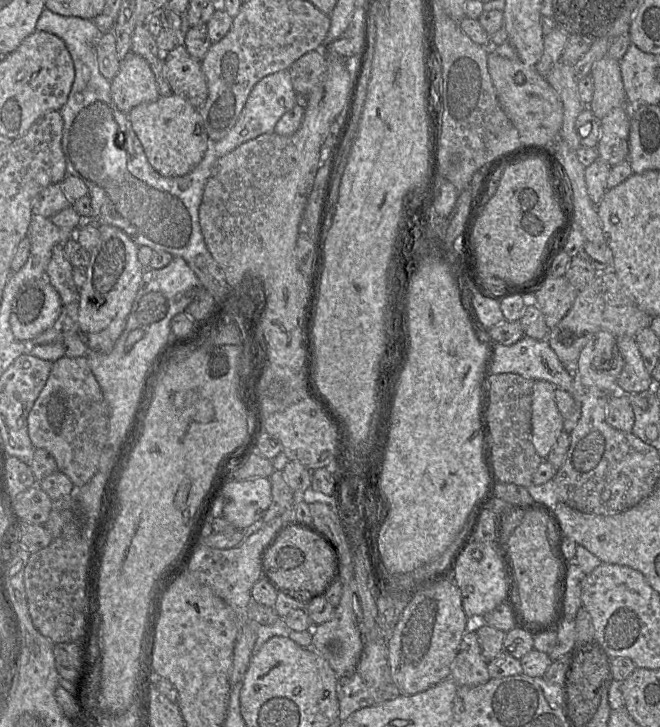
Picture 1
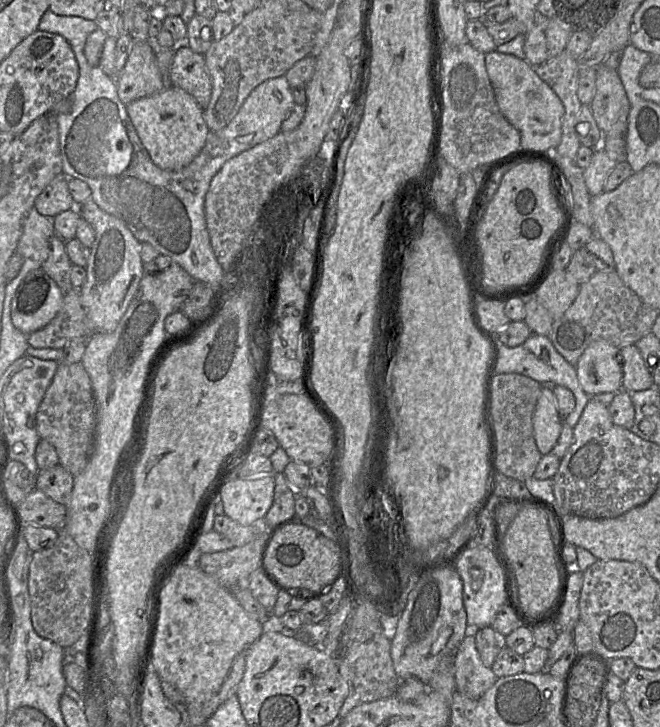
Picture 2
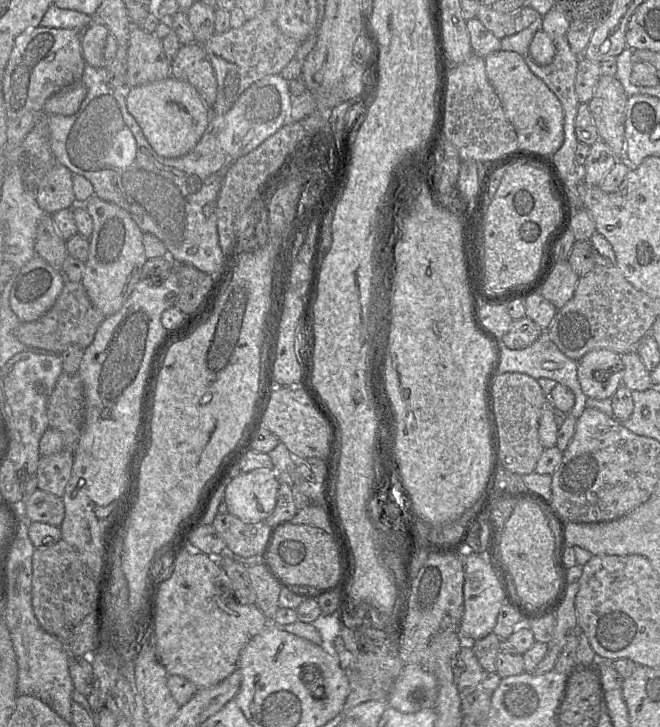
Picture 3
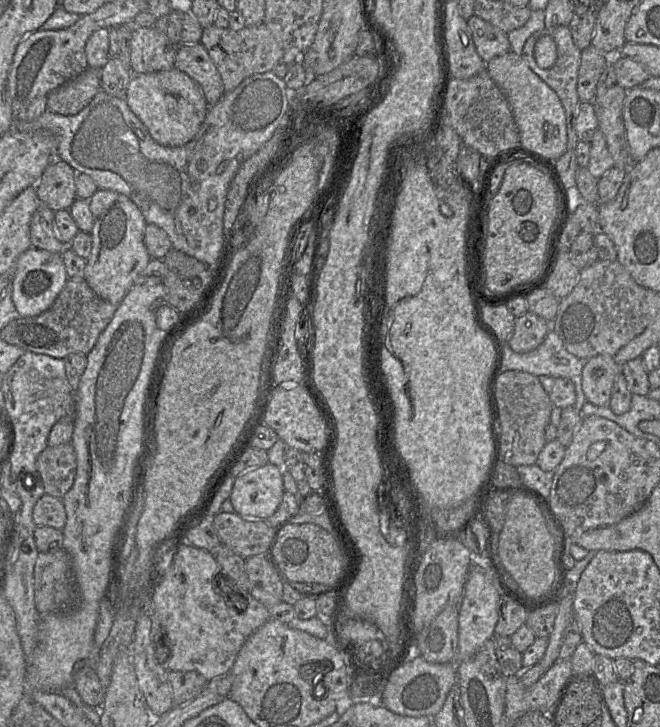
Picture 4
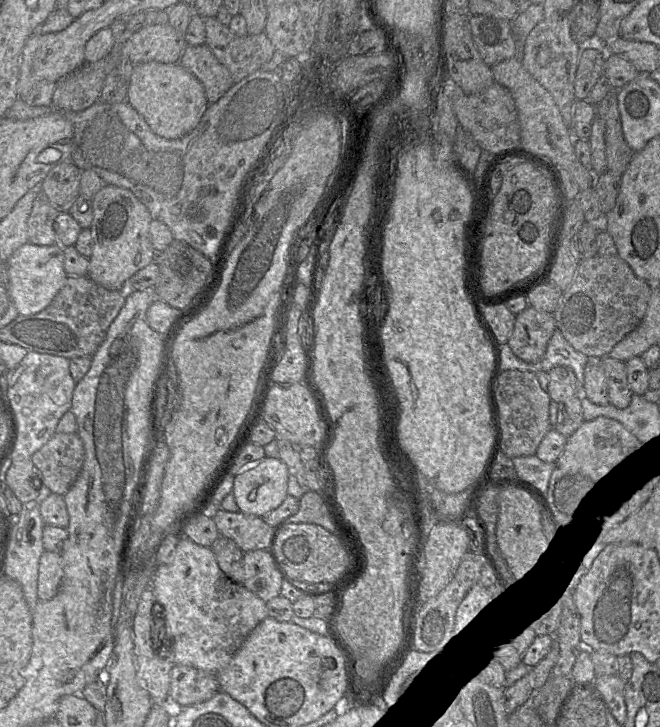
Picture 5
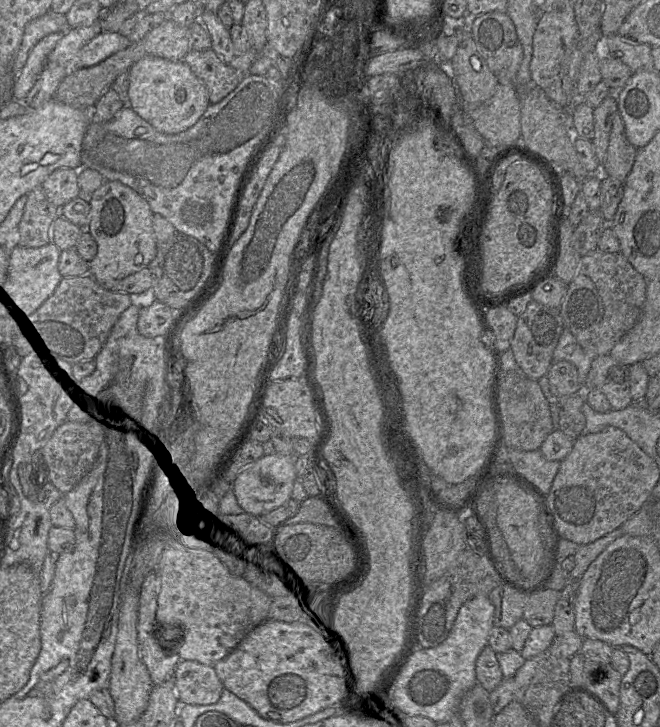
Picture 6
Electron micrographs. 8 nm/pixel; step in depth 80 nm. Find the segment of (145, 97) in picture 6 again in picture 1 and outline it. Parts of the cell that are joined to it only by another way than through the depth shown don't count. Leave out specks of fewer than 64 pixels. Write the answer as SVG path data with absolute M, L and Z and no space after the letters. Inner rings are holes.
M159 96L156 101L135 106L128 113L149 164L163 177L180 177L189 173L203 159L209 146L198 109L181 96Z

